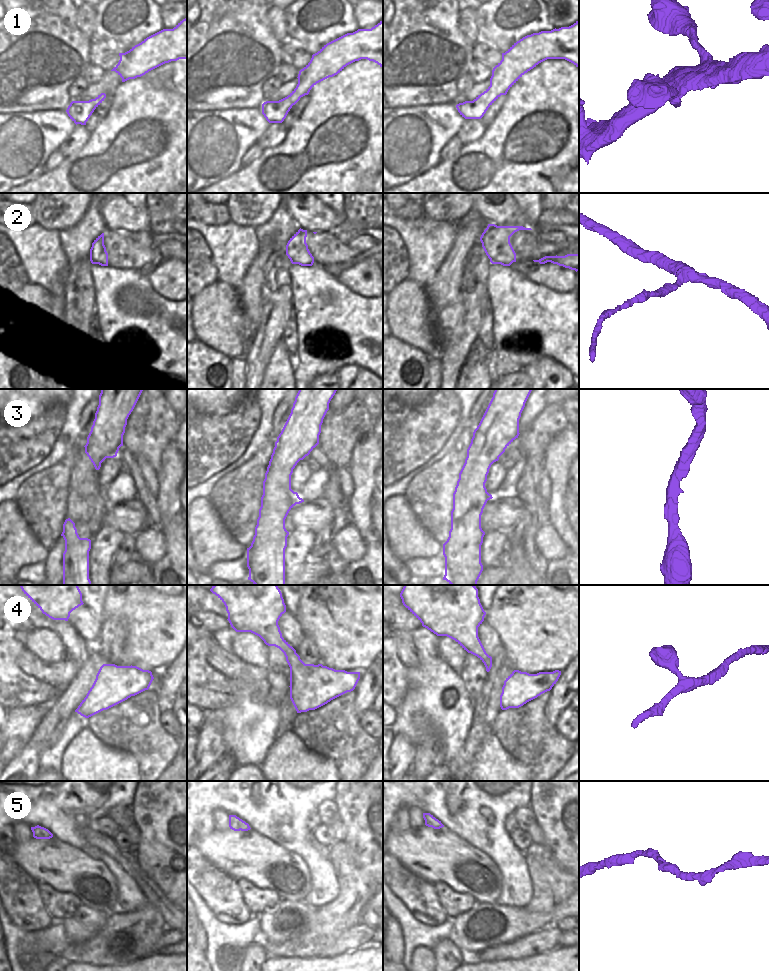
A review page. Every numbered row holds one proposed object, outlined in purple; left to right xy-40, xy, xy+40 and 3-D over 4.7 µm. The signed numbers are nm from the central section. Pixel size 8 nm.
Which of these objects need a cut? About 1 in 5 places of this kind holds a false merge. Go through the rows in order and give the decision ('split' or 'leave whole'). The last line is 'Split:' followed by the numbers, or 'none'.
1: leave whole
2: leave whole
3: leave whole
4: leave whole
5: leave whole
Split: none

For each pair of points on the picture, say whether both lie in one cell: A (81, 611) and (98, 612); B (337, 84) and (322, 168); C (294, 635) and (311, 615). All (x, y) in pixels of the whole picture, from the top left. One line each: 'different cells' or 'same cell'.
A: different cells
B: same cell
C: different cells

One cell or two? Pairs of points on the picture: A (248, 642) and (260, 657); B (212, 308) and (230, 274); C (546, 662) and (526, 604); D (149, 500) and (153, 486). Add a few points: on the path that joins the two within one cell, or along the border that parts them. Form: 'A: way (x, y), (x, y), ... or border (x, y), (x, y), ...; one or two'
A: way (249, 646), (256, 653); one
B: border (218, 281), (228, 283), (235, 290); two
C: way (546, 648), (546, 638), (539, 625), (532, 618); one
D: border (140, 471), (147, 488), (156, 496); two

